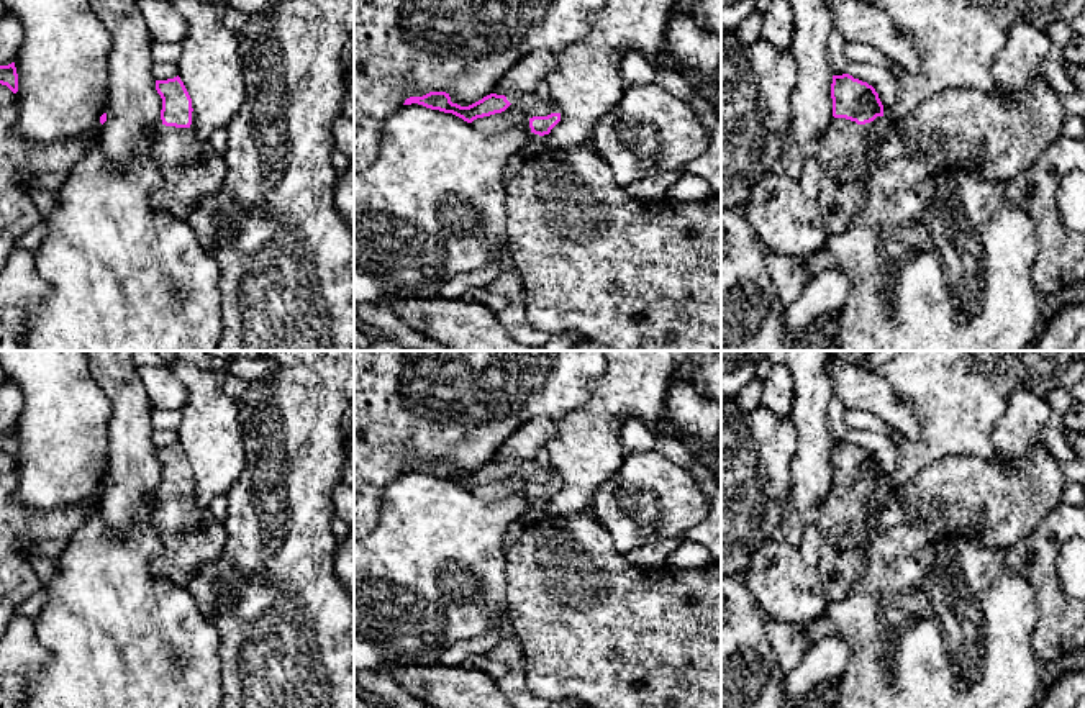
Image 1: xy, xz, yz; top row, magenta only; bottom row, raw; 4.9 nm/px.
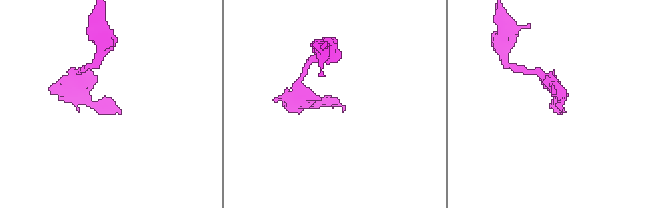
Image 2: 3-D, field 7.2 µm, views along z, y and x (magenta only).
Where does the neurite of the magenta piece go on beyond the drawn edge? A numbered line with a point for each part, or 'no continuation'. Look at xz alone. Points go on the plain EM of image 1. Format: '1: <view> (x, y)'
1: xz (530, 472)

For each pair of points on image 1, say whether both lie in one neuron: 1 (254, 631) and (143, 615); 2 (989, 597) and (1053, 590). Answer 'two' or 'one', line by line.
1: two
2: two

